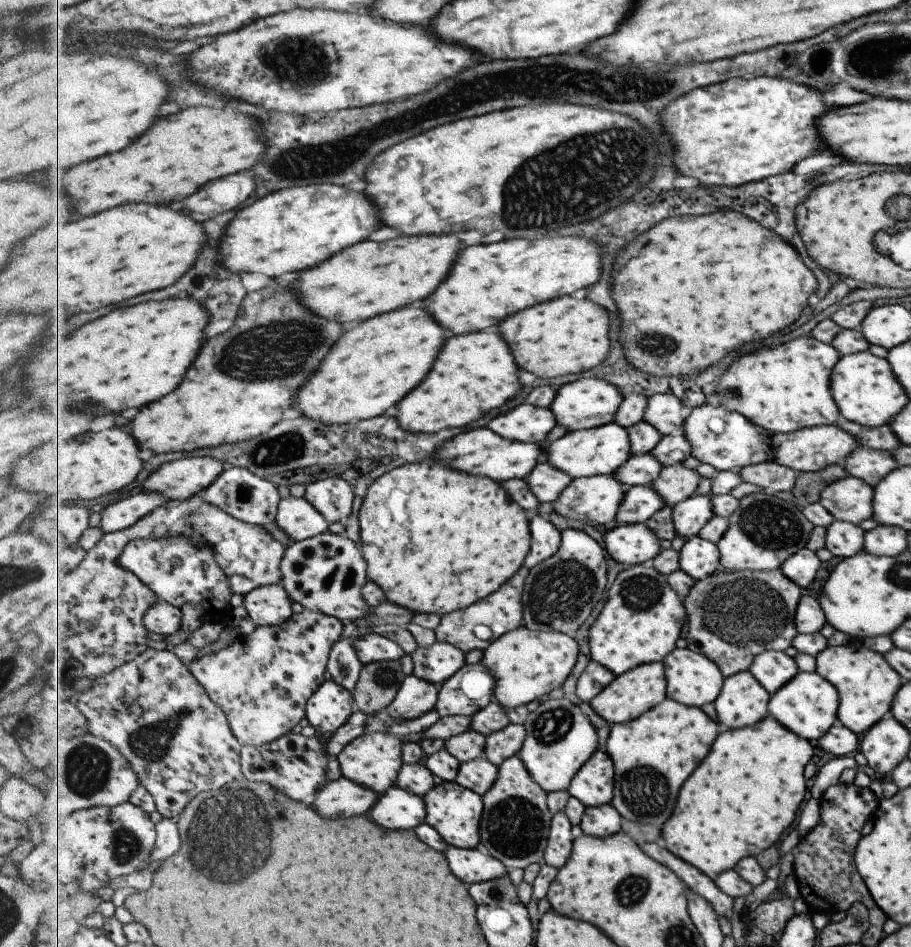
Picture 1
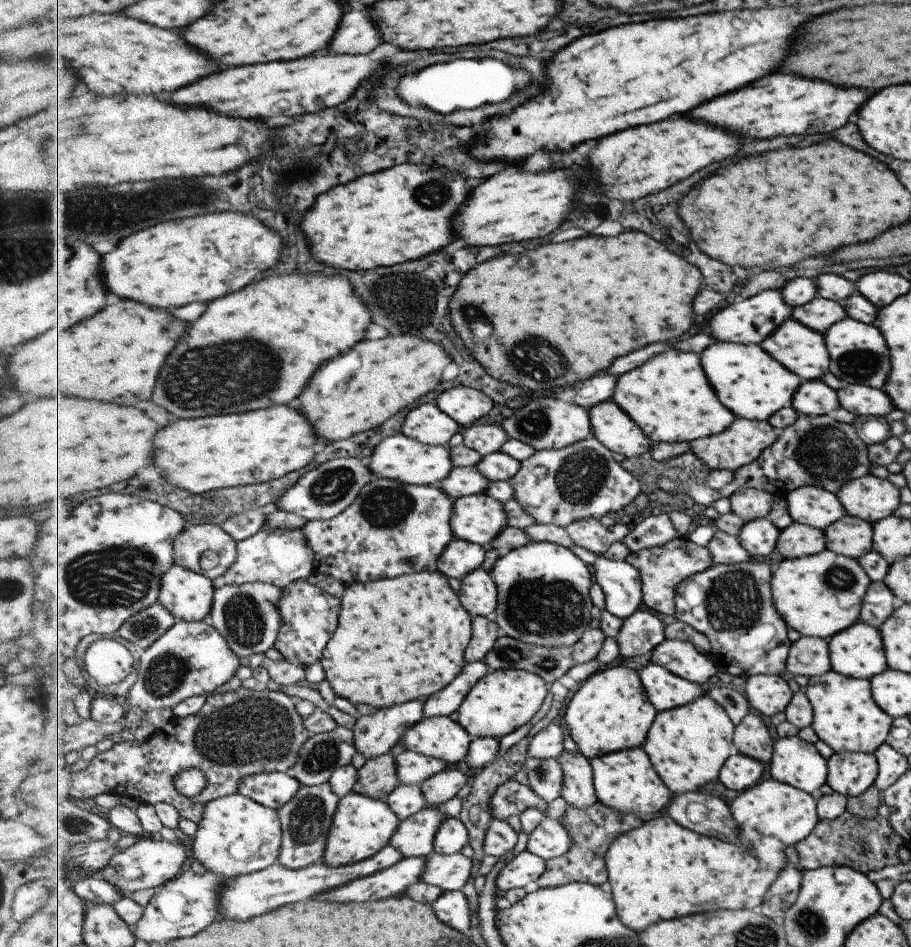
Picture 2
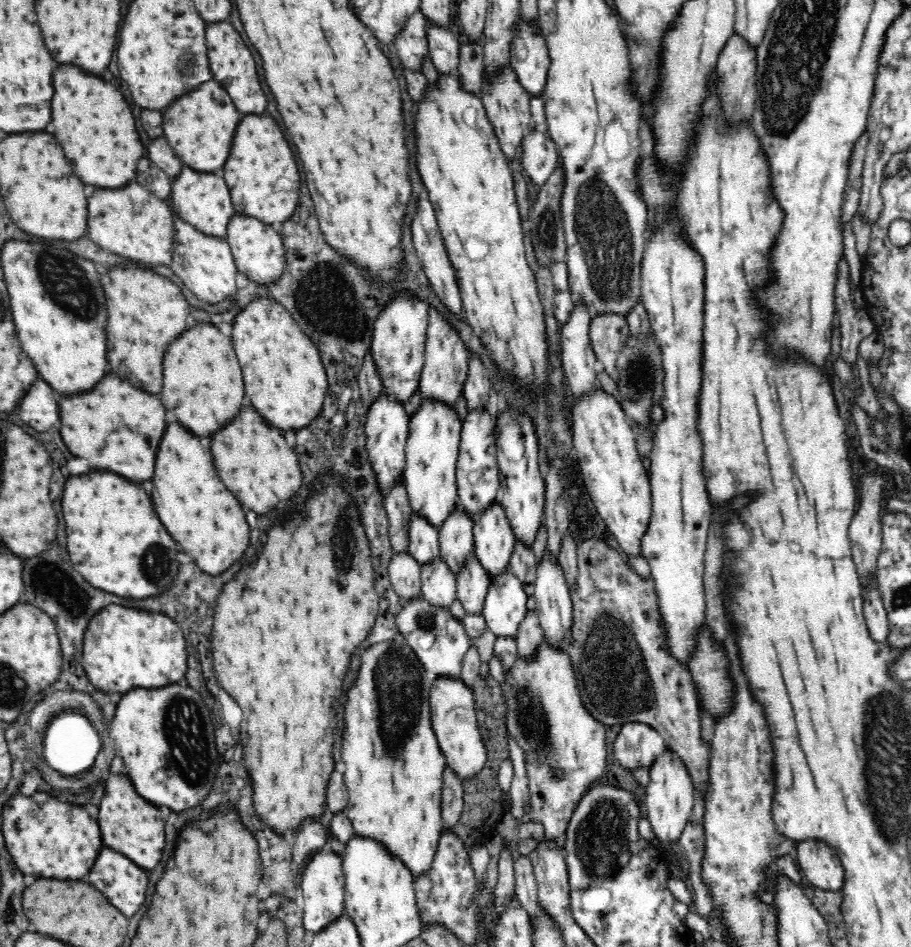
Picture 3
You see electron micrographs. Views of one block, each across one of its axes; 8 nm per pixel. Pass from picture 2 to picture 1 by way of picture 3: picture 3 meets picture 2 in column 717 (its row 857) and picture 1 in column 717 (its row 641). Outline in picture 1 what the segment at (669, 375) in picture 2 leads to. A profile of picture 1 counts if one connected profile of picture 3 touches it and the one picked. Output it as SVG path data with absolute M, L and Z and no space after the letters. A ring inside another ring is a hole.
M810 334L797 337L776 347L759 350L755 354L743 356L731 364L731 368L717 382L714 397L721 396L721 405L731 412L743 413L743 416L755 424L766 428L770 433L792 433L802 428L818 426L835 426L840 417L839 410L829 392L829 376L831 368L838 362L841 353L831 344L823 344Z

